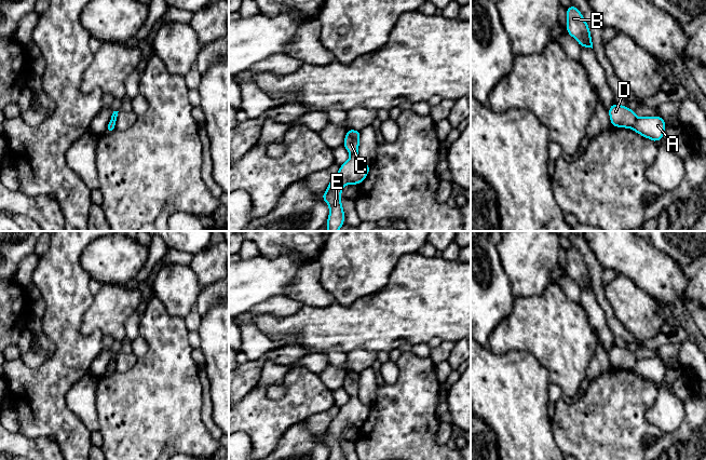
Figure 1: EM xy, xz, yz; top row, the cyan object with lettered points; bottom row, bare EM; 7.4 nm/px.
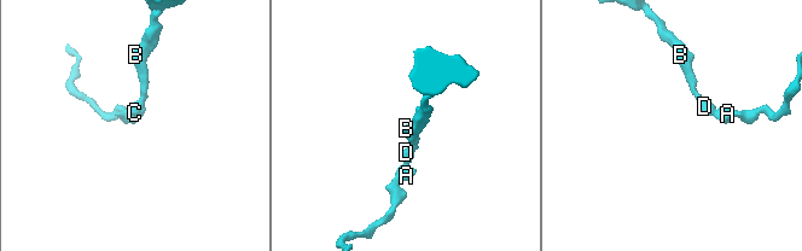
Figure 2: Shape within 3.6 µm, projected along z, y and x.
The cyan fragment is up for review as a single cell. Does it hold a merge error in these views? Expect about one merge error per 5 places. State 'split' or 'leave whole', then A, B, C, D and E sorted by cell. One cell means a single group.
leave whole; A B C D E

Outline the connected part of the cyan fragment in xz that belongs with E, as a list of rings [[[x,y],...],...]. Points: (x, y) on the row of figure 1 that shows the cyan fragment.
[[[348,128],[343,147],[351,157],[340,165],[337,175],[329,181],[326,192],[321,195],[329,205],[329,216],[326,222],[327,231],[338,231],[344,225],[344,211],[341,205],[341,191],[344,185],[358,185],[367,177],[370,165],[362,162],[357,155],[361,132]]]

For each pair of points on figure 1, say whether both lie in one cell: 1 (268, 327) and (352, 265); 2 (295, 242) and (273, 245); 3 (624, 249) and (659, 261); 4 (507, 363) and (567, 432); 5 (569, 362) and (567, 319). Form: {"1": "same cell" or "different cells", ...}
{"1": "different cells", "2": "same cell", "3": "same cell", "4": "different cells", "5": "same cell"}

